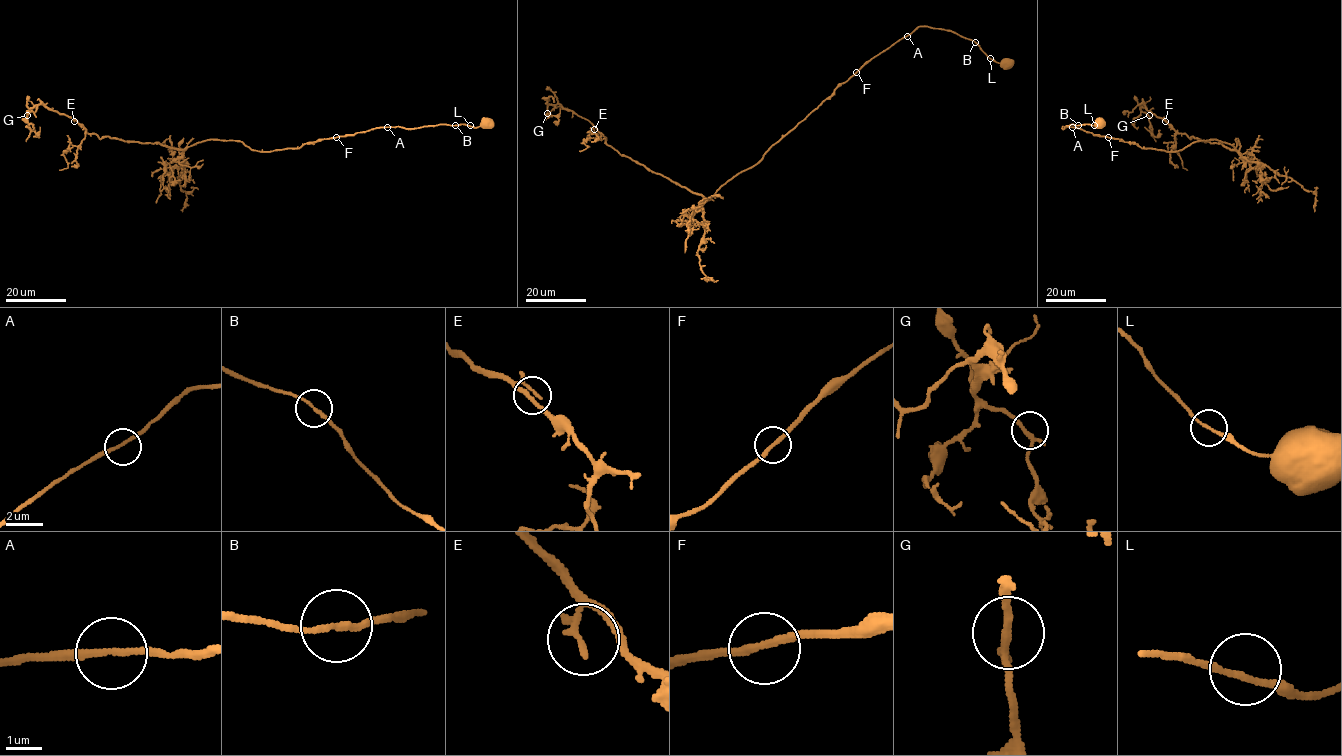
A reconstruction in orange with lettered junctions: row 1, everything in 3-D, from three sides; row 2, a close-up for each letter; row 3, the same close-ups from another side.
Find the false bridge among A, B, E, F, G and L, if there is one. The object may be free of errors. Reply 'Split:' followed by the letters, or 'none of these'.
Split: none of these

